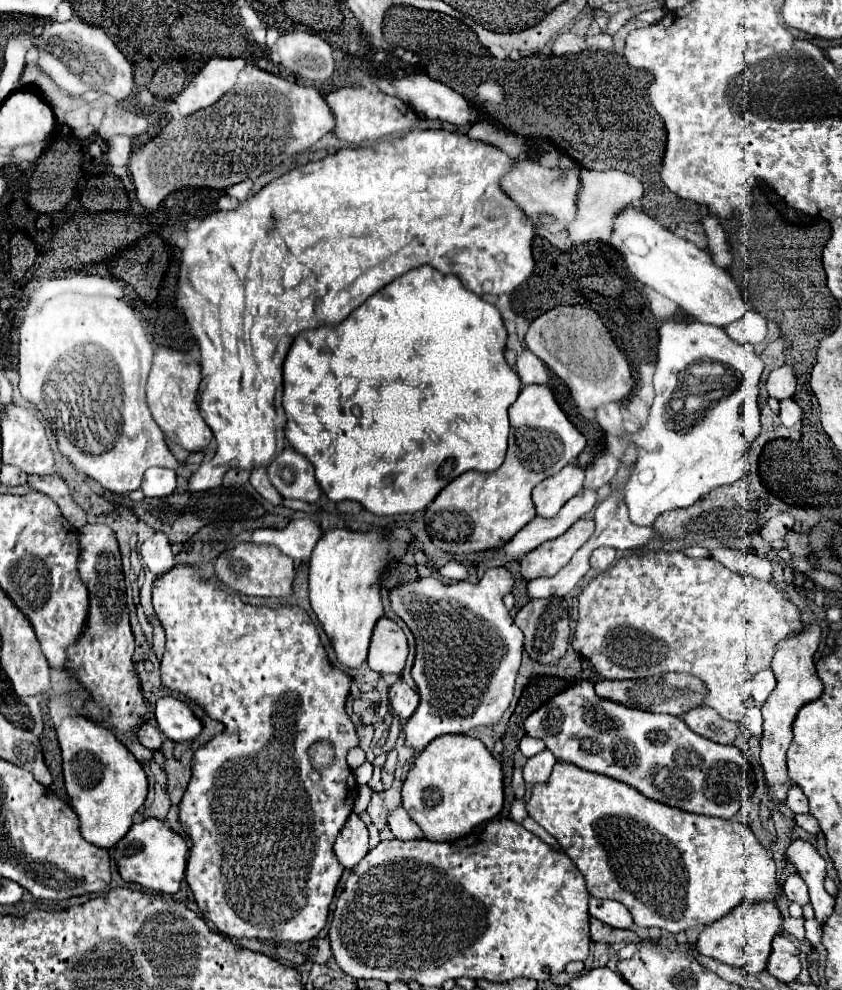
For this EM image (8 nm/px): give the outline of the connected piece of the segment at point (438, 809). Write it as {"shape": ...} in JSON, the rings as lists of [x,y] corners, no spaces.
{"shape":[[[444,735],[416,757],[402,787],[402,807],[422,827],[426,839],[452,841],[468,835],[476,825],[494,819],[502,811],[502,789],[502,765],[480,739]]]}

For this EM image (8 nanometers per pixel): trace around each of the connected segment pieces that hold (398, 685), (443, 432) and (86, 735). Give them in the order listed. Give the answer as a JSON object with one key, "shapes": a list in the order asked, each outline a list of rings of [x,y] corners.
{"shapes":[[[[396,681],[394,685],[390,685],[388,689],[388,701],[392,705],[392,709],[402,717],[402,719],[408,719],[412,717],[412,713],[416,711],[418,707],[418,693],[412,691],[404,681]]],[[[422,265],[394,279],[390,285],[382,287],[378,293],[368,297],[358,309],[350,313],[336,327],[310,329],[296,337],[288,357],[284,361],[284,411],[288,417],[286,439],[288,443],[302,453],[316,469],[316,481],[330,501],[358,501],[362,507],[374,515],[404,515],[426,509],[432,499],[458,475],[466,471],[490,473],[496,471],[506,455],[508,441],[508,407],[516,401],[520,393],[520,379],[504,361],[506,347],[506,329],[498,309],[482,301],[472,291],[464,289],[458,277],[444,275],[430,265]]],[[[66,717],[56,733],[64,761],[64,783],[70,807],[80,821],[80,833],[88,843],[110,849],[128,833],[134,813],[144,805],[146,773],[112,731],[86,717]]]]}

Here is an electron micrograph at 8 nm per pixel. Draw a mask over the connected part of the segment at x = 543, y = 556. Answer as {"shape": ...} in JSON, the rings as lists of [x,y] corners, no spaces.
{"shape":[[[580,519],[576,521],[564,535],[532,549],[532,553],[524,555],[520,561],[520,573],[526,581],[536,577],[554,577],[572,555],[588,541],[588,537],[594,533],[594,521],[592,519]]]}

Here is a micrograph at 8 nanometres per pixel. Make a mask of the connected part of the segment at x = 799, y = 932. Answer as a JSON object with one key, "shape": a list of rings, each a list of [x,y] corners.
{"shape":[[[784,917],[782,933],[784,933],[784,935],[794,935],[794,937],[798,937],[802,943],[806,943],[806,941],[804,941],[804,918],[792,919],[792,917]]]}

